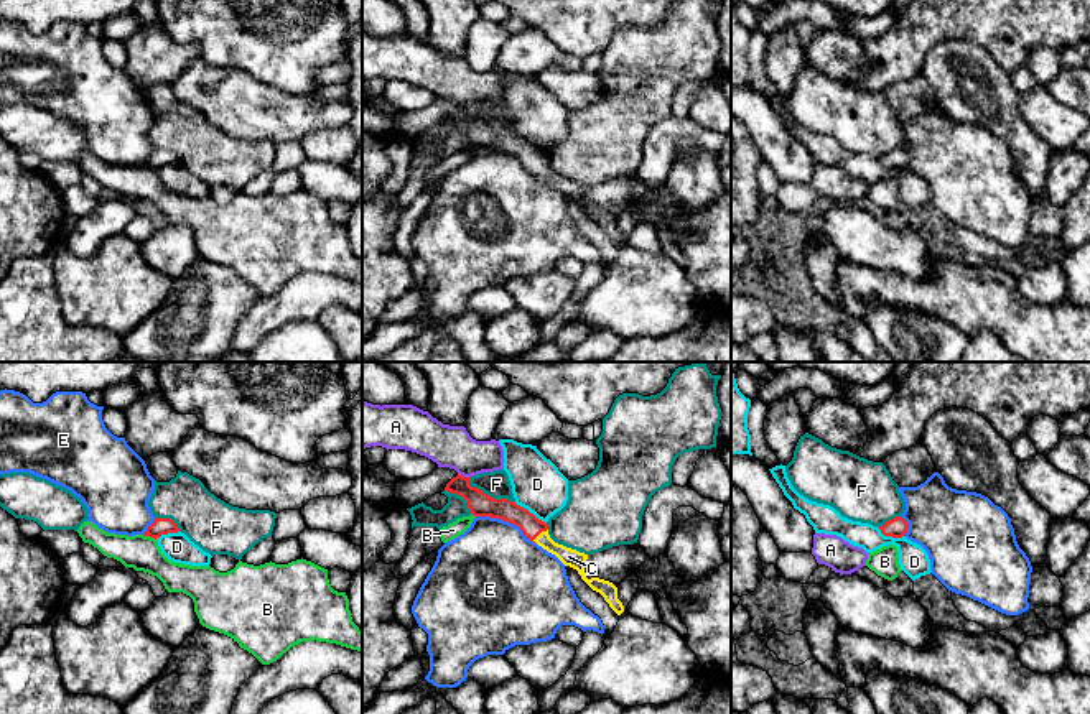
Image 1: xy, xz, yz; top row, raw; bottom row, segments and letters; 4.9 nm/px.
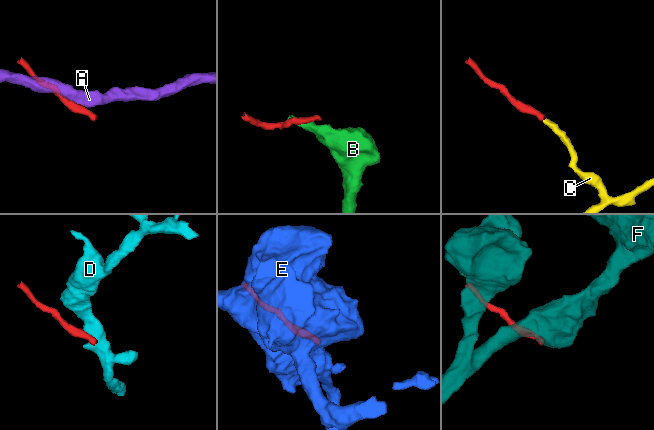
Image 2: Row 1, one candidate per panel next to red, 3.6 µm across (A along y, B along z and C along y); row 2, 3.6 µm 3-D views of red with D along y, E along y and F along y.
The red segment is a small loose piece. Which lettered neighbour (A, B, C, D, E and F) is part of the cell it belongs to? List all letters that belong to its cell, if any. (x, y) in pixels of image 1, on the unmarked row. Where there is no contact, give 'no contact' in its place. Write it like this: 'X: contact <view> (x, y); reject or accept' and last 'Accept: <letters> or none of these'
A: contact xz (461, 107); reject
B: contact xy (149, 166); reject
C: contact xz (539, 165); accept
D: contact xz (529, 143); reject
E: contact xz (506, 152); reject
F: contact xz (488, 127); reject
Accept: C

